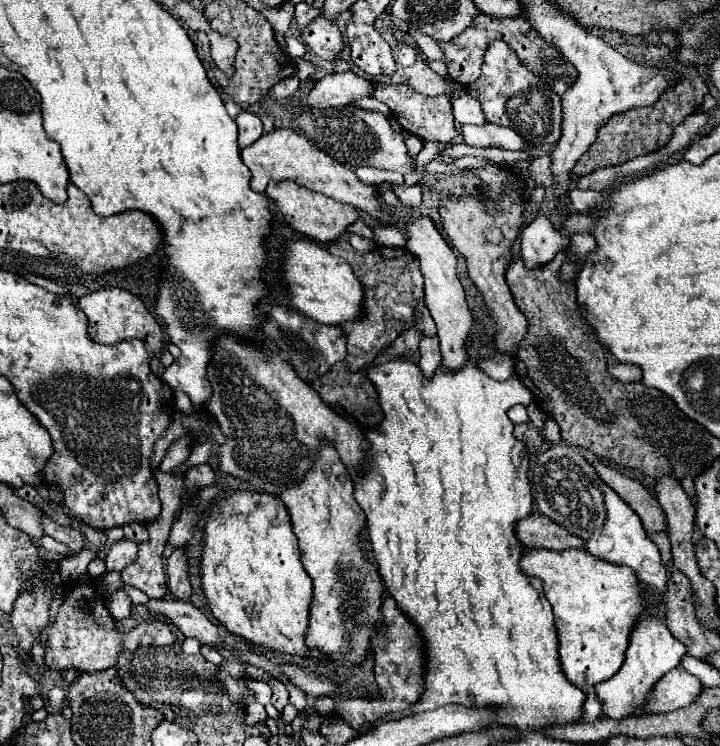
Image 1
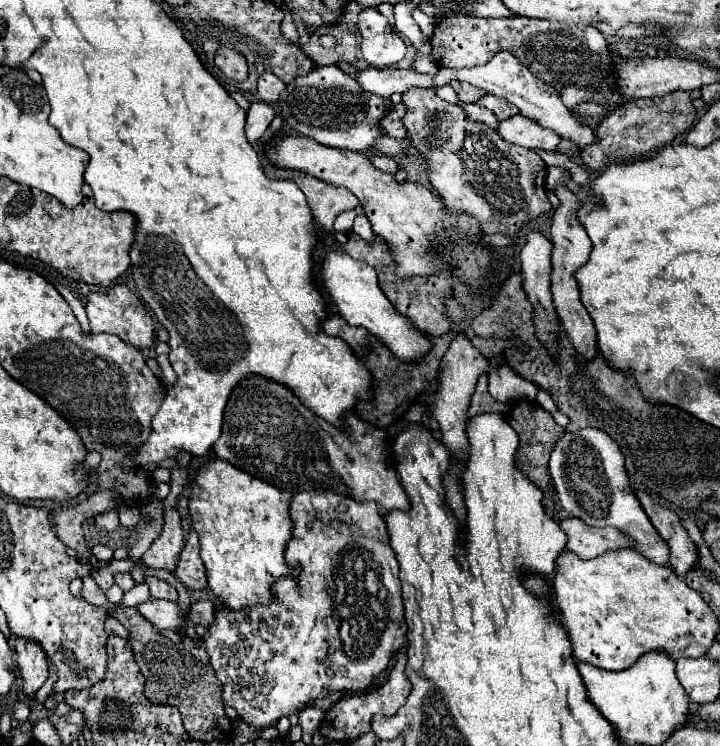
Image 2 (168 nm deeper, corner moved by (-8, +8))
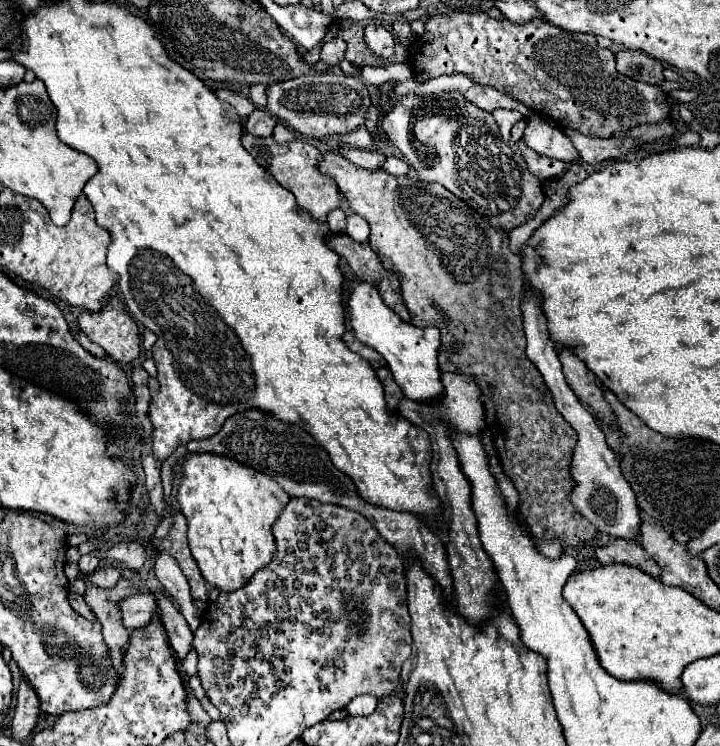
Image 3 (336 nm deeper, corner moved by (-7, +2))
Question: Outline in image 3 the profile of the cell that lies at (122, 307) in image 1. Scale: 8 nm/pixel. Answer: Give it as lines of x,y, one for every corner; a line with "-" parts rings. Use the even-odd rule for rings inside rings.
112,297
100,311
80,313
78,323
90,341
98,343
110,359
116,359
116,363
138,359
142,351
140,327
118,297

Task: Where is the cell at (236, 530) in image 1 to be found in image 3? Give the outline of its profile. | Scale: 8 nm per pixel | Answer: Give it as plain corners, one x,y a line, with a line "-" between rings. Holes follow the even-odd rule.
196,453
186,457
182,463
182,481
176,495
180,503
180,511
188,521
188,545
192,557
196,559
202,577
208,585
230,593
242,589
256,571
264,569
276,555
276,541
272,535
272,525
280,517
284,505
290,497
276,485
276,481
264,477
264,473
256,473
244,465
236,465
236,461
228,461
228,457
212,457
210,453

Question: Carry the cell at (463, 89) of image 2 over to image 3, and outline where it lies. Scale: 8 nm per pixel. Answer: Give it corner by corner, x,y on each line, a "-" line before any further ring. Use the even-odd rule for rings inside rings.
476,85
470,91
466,91
466,101
470,101
472,105
476,105
476,107
480,107
484,111
494,111
498,107
504,107
504,109
516,109
516,111
520,111
524,117
532,115
532,109
528,109
526,105
514,101
506,93
500,93
496,87

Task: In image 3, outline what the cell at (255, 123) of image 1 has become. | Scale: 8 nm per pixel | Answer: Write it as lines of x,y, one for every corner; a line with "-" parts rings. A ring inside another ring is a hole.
256,109
244,125
244,131
254,135
254,137
268,137
272,135
272,129
276,125
276,119
272,115
268,115
264,109

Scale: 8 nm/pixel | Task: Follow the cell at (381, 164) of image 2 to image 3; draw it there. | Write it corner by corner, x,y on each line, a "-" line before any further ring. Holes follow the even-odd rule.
340,147
340,153
360,165
360,167
366,167
366,169
372,169
372,171
378,171
382,169
382,163
386,161
386,155
378,153
378,151
372,151
372,149
356,149
356,147

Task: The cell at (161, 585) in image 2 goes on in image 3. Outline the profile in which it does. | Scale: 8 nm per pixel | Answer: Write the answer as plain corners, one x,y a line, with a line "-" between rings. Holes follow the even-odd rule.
154,593
154,599
156,599
156,605
158,605
158,613
160,613
160,623
168,635
168,641
174,649
174,653
184,659
186,653
190,651
192,647
192,631
190,627
186,625
182,613
178,611
178,607
172,603
172,599
166,595
166,593

